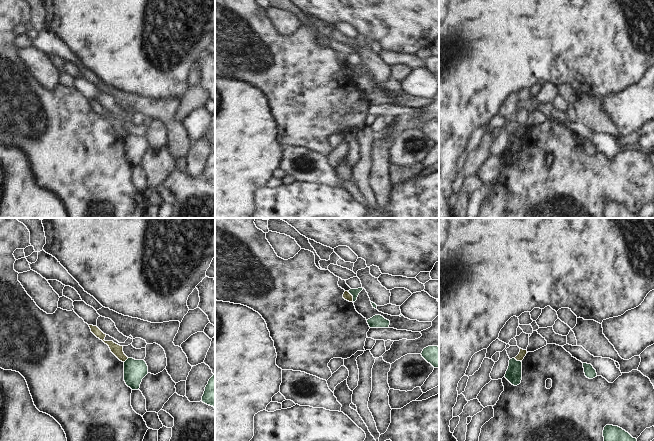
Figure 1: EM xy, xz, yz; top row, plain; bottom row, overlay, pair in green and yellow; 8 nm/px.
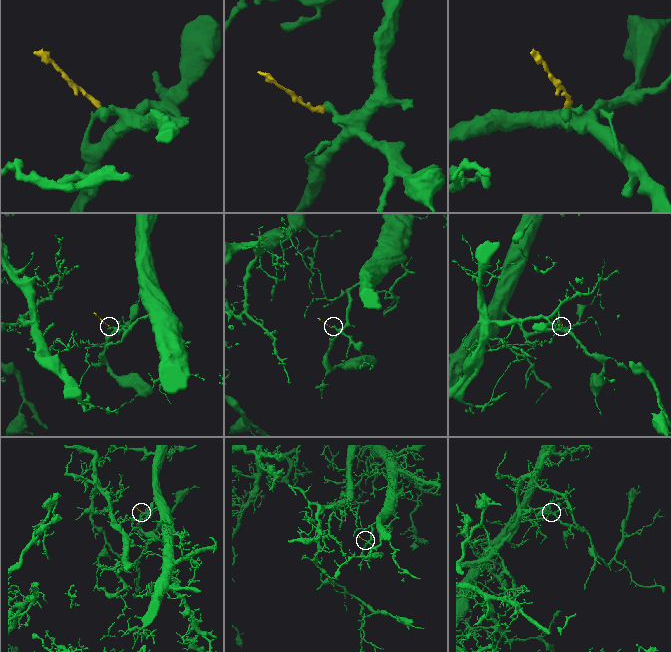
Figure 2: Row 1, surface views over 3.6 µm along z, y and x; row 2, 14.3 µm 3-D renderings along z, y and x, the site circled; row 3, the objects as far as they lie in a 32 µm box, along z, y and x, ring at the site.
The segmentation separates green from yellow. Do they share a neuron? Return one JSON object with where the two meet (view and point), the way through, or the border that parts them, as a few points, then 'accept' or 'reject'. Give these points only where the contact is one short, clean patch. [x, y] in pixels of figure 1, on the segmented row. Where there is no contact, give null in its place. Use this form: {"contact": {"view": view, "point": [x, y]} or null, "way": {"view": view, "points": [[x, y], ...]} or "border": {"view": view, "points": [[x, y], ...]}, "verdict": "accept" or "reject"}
{"contact": {"view": "xz", "point": [352, 295]}, "border": {"view": "xz", "points": [[347, 291], [352, 296], [353, 301]]}, "verdict": "reject"}

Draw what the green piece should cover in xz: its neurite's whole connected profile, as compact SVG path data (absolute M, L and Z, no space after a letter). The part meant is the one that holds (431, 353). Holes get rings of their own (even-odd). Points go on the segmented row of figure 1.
M428 346L424 348L421 355L434 368L439 368L439 347L438 346Z

